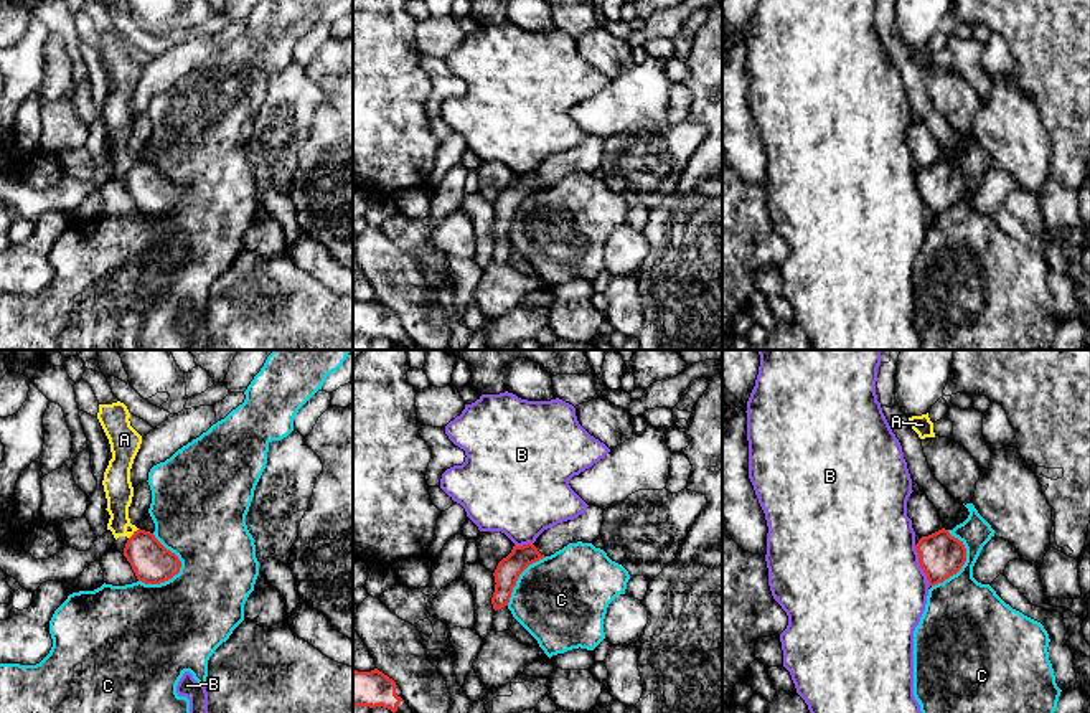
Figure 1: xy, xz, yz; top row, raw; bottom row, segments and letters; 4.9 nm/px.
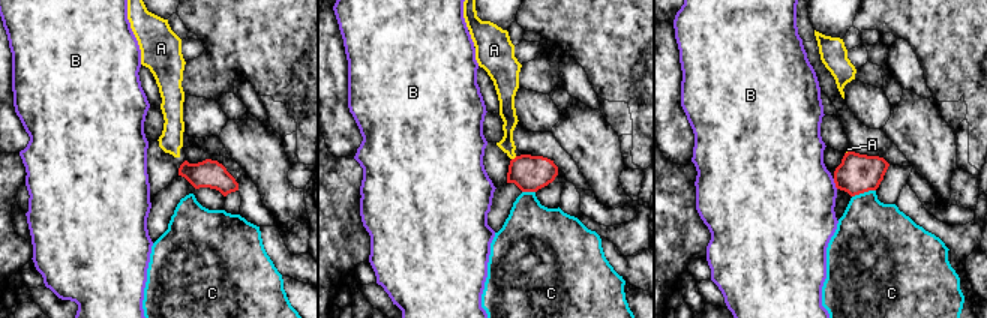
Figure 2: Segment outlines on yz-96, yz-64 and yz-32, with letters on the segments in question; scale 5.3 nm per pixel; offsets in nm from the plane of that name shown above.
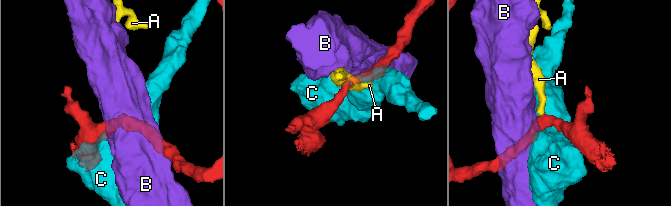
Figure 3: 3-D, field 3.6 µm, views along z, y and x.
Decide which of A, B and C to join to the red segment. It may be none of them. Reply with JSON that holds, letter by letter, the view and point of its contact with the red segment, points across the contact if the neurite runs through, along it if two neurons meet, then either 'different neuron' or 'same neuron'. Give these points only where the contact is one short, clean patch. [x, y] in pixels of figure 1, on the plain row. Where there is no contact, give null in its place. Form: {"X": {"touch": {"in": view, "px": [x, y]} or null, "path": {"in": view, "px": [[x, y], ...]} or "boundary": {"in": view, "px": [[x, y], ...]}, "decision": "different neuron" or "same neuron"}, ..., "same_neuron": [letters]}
{"A": {"touch": {"in": "xy", "px": [134, 164]}, "boundary": {"in": "xy", "px": [[139, 159], [129, 169]]}, "decision": "different neuron"}, "B": {"touch": {"in": "yz", "px": [920, 195]}, "decision": "different neuron"}, "C": {"touch": {"in": "xy", "px": [180, 197]}, "decision": "different neuron"}, "same_neuron": []}

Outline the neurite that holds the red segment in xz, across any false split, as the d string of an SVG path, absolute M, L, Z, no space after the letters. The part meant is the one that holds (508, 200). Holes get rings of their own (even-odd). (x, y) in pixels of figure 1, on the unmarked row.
M533 173L523 175L523 177L513 177L511 183L503 188L493 206L495 206L495 223L491 228L493 239L501 239L508 236L513 218L516 216L516 211L519 205L533 193L546 188L538 182L538 178Z

